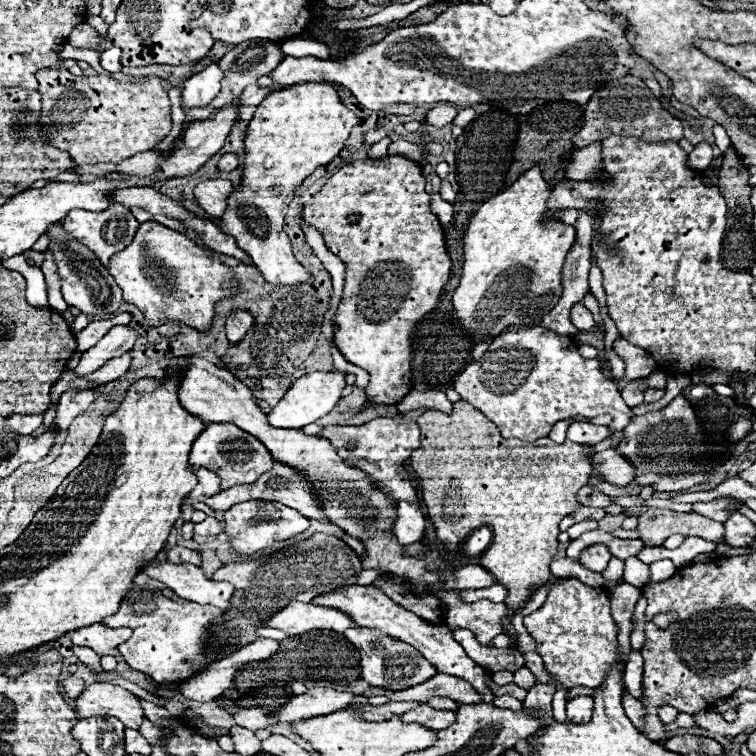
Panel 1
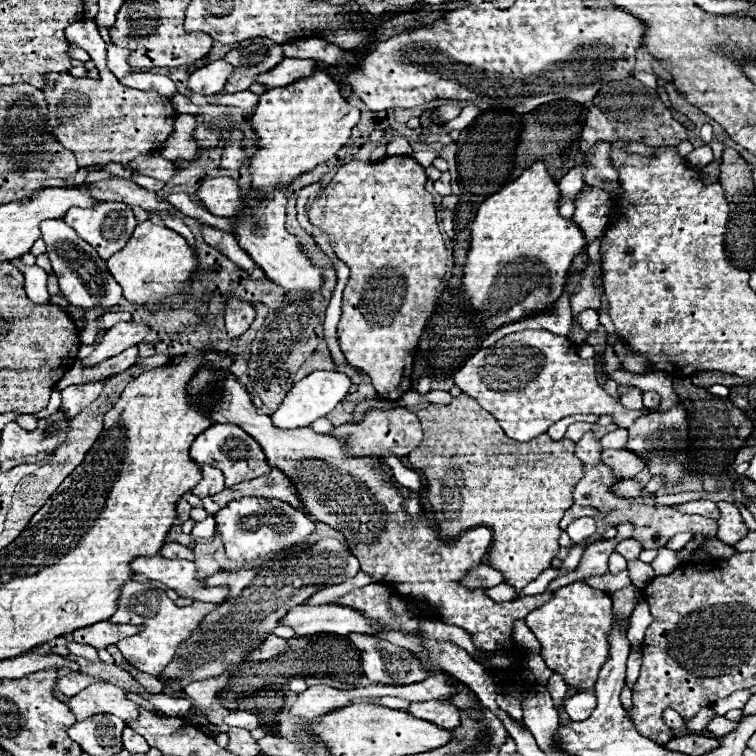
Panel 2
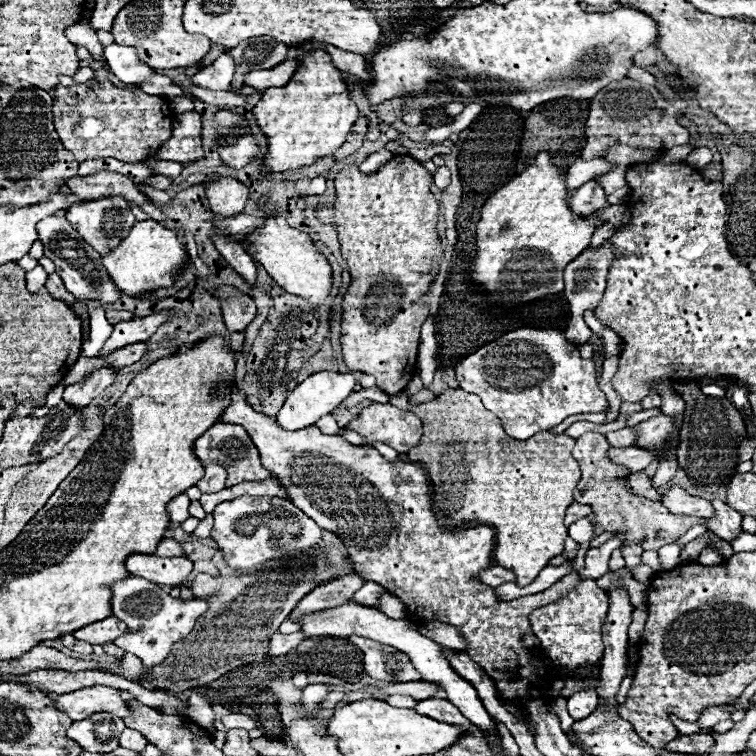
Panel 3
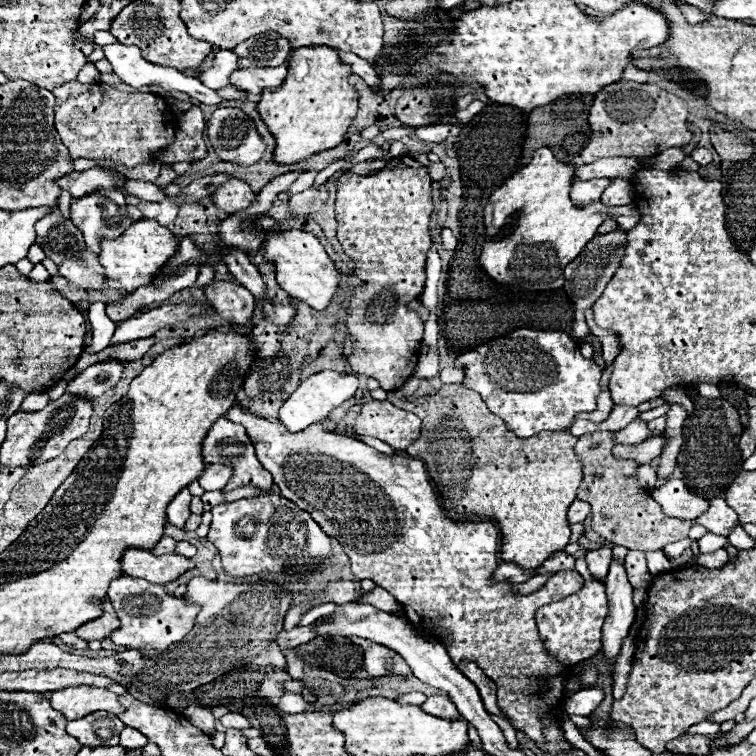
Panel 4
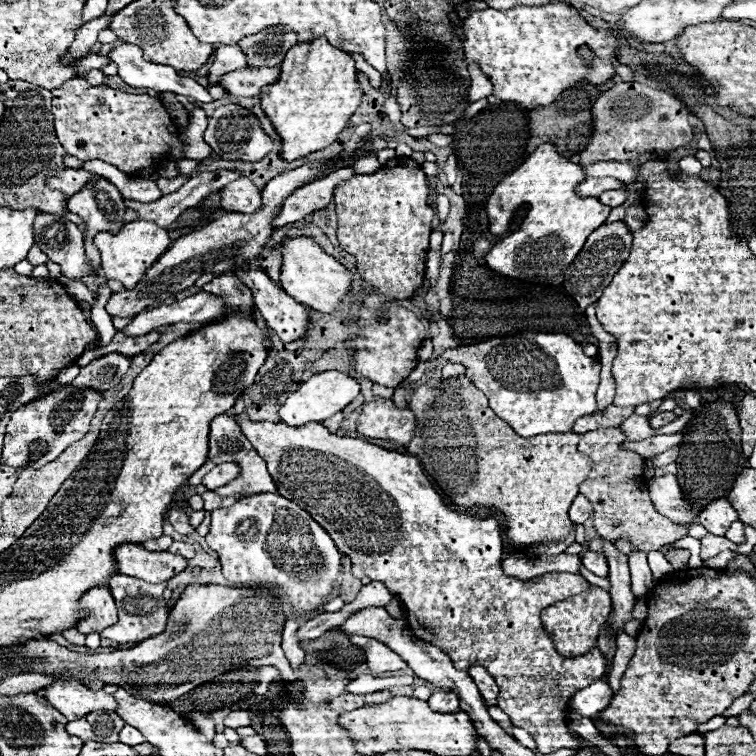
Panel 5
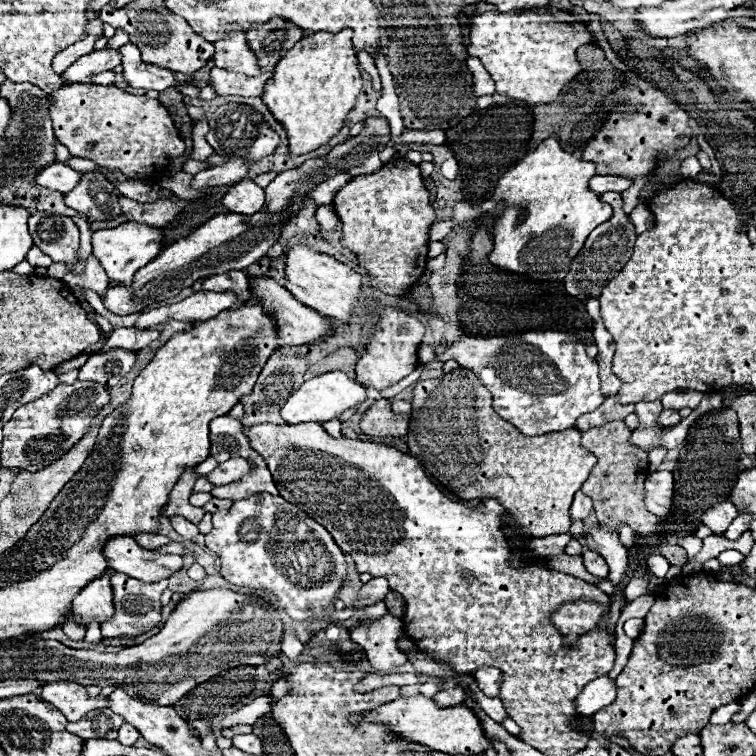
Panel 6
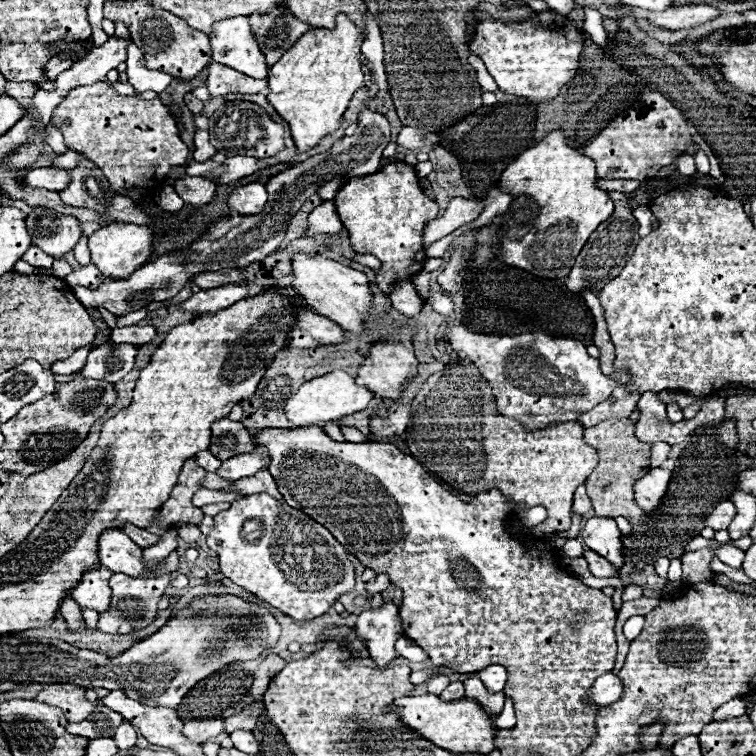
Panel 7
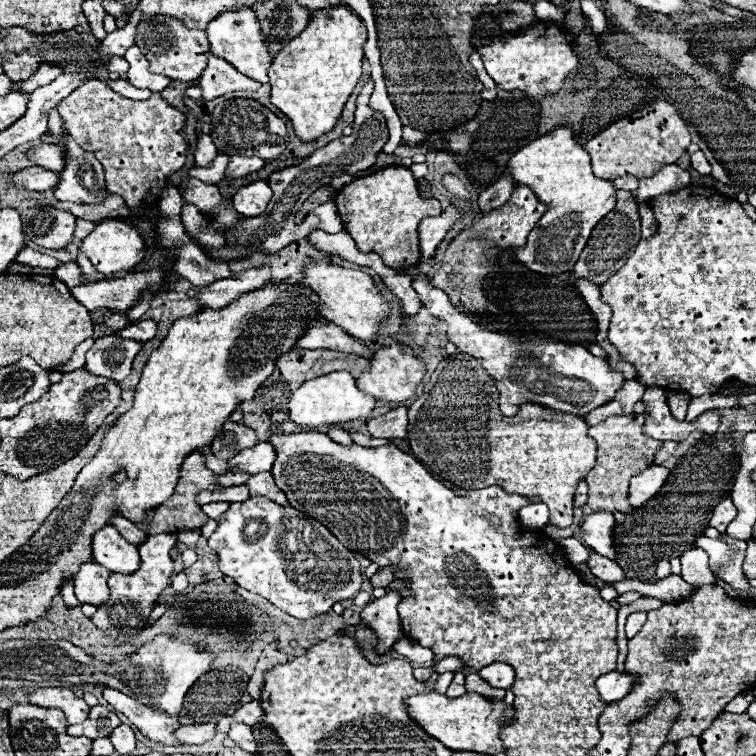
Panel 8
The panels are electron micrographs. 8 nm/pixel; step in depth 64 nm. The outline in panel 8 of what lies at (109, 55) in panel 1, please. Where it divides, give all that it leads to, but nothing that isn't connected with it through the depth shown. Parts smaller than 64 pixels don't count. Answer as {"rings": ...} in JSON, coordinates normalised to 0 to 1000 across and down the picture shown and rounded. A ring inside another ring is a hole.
{"rings":[[[175,61],[169,63],[169,69],[164,71],[164,77],[169,79],[172,85],[172,93],[169,93],[169,108],[180,116],[196,116],[201,122],[214,122],[222,111],[225,111],[225,103],[220,101],[204,101],[196,90],[196,79],[190,77],[190,71],[185,69],[183,61]]]}

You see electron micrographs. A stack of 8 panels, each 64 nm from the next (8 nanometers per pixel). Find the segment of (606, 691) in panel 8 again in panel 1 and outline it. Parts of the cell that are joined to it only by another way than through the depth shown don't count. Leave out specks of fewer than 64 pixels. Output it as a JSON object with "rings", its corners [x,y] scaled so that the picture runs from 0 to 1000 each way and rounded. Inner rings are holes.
{"rings":[[[762,921],[757,926],[751,926],[749,931],[749,944],[751,944],[751,952],[757,955],[780,955],[783,950],[783,934],[786,934],[786,926],[783,921]]]}

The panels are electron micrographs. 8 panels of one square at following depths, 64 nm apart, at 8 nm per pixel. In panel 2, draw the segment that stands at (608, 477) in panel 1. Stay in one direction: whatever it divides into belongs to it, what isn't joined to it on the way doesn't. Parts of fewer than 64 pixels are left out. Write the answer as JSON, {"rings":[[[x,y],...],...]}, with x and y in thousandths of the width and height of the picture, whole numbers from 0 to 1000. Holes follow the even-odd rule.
{"rings":[[[812,593],[796,595],[796,611],[804,614],[812,622],[812,630],[817,635],[820,632],[823,635],[839,632],[854,619],[854,611],[849,606],[844,606],[844,601],[839,601],[833,595],[812,595]]]}

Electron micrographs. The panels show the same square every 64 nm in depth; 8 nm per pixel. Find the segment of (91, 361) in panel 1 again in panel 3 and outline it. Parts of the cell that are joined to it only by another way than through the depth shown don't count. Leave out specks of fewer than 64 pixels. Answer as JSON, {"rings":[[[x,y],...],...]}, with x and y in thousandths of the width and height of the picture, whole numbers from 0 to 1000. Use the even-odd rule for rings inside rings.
{"rings":[[[214,410],[214,413],[204,413],[198,418],[190,418],[190,421],[177,421],[169,426],[151,429],[151,439],[140,450],[138,460],[132,463],[132,471],[146,468],[148,463],[164,460],[169,455],[196,450],[209,437],[209,431],[214,431],[214,426],[222,426],[228,421],[228,415],[230,415],[228,410]]]}

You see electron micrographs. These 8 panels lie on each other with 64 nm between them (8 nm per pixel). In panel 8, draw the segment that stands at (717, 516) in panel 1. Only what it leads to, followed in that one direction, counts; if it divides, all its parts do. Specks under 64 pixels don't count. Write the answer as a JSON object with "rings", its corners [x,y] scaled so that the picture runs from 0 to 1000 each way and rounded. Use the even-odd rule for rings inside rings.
{"rings":[[[862,614],[854,622],[849,622],[849,627],[836,630],[833,646],[831,646],[831,664],[839,672],[852,669],[860,659],[865,659],[870,653],[870,648],[881,638],[884,627],[886,627],[884,619],[878,619],[873,614]]]}

